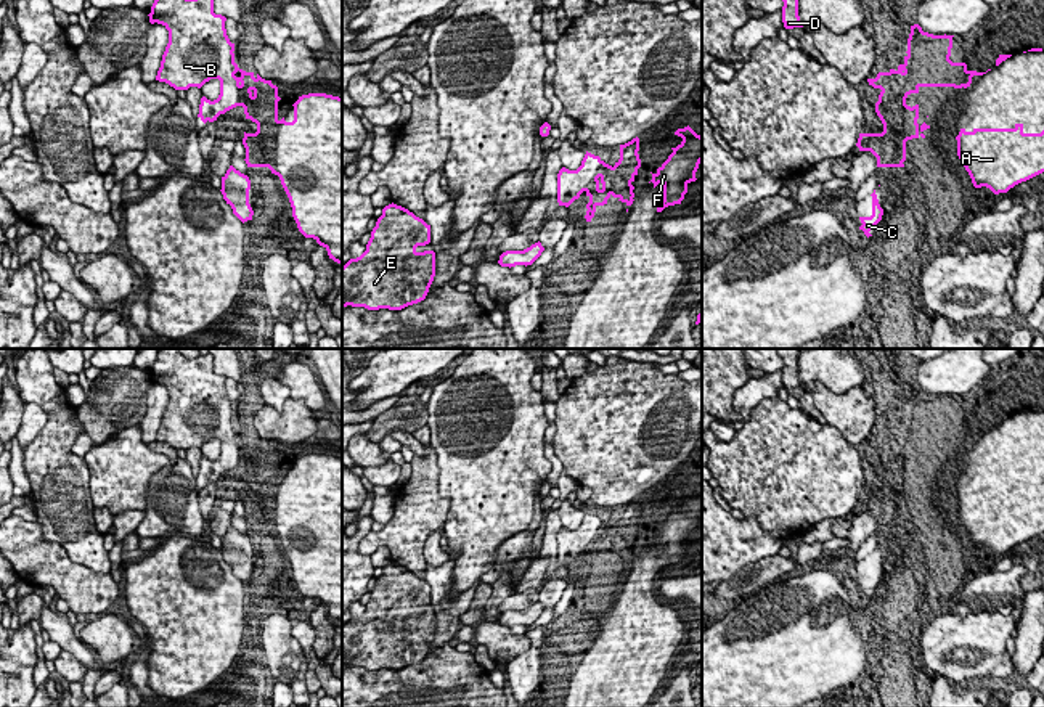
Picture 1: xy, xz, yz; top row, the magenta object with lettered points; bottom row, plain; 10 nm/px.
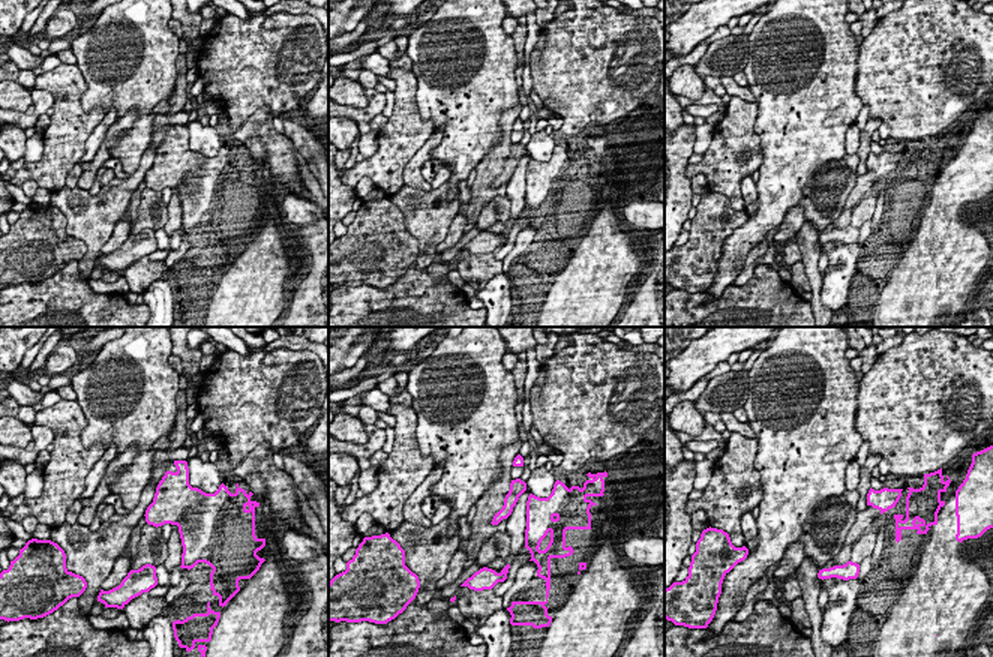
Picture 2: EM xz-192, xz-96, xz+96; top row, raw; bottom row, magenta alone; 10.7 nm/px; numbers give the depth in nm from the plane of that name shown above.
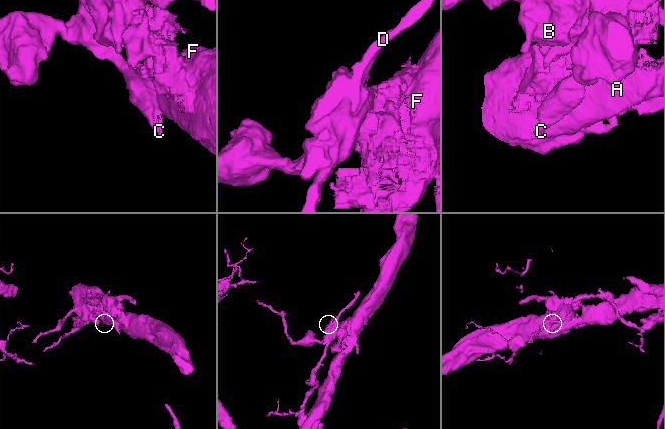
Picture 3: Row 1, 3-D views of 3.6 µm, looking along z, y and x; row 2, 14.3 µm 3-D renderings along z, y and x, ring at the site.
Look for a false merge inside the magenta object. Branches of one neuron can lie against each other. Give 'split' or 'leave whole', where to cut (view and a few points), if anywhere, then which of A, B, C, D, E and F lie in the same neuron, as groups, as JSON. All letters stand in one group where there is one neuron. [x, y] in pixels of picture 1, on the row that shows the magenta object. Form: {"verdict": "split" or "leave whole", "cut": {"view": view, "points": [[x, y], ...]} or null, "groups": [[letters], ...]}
{"verdict": "split", "cut": {"view": "xz", "points": [[607, 164], [611, 171], [601, 177]]}, "groups": [["A", "F"], ["B", "C", "D", "E"]]}

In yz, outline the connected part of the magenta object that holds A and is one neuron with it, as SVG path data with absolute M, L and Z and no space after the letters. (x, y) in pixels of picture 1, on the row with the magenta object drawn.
M1023 124L1013 129L960 129L956 140L957 156L975 188L1007 193L1044 172L1044 130L1025 133Z

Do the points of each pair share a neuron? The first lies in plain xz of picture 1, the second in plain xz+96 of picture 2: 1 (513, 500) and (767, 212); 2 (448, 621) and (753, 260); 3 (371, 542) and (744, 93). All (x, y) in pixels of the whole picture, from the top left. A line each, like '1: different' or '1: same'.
1: same
2: same
3: different

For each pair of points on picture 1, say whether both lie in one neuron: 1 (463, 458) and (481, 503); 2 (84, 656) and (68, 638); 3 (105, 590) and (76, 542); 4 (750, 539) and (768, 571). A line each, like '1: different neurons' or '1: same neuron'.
1: same neuron
2: same neuron
3: different neurons
4: different neurons

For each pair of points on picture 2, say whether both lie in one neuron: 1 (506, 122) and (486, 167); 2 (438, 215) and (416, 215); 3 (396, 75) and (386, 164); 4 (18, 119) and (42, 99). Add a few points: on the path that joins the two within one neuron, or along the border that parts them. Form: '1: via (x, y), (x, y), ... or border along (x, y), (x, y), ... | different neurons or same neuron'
1: via (506, 132), (506, 143), (497, 156) | same neuron
2: via (432, 215), (422, 215) | same neuron
3: via (404, 98), (404, 135), (398, 141) | same neuron
4: via (26, 119), (30, 119), (41, 107) | same neuron

